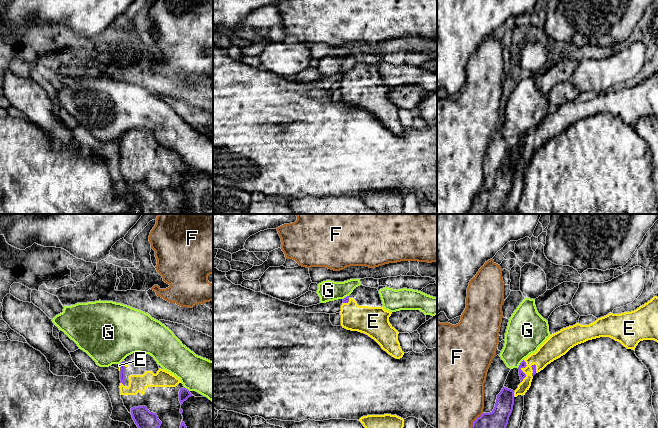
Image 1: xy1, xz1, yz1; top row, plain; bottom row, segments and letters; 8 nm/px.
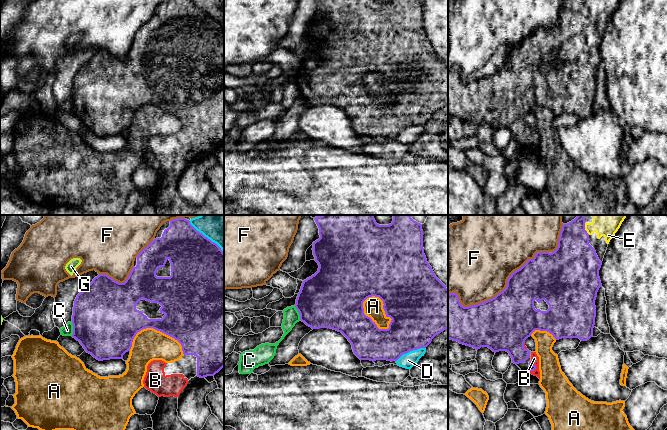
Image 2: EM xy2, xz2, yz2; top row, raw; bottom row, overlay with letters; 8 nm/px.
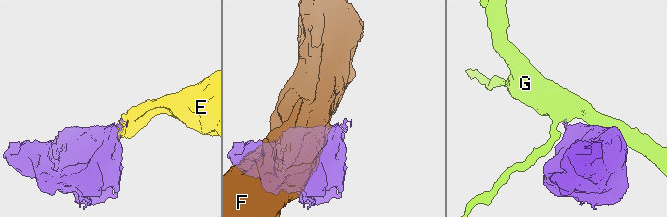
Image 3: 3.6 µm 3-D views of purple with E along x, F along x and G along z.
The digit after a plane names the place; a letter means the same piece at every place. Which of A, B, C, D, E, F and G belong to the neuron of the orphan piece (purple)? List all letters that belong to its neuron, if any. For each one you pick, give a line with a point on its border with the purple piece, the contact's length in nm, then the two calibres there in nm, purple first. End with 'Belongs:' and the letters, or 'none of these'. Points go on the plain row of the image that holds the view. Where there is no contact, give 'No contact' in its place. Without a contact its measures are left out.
B: Touches purple at yz2 (535, 142). Shared border 90 nm. Thickness 50 nm (purple) against 60 nm
E: Touches purple at yz1 (522, 147). Shared border 190 nm. Thickness 50 nm (purple) against 160 nm
Belongs: B, E

